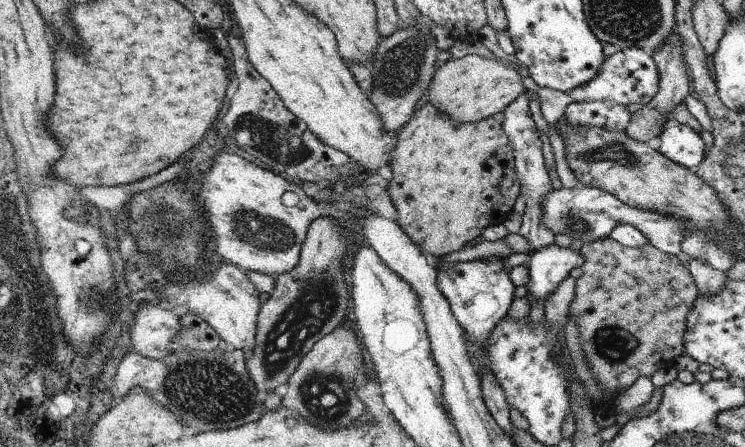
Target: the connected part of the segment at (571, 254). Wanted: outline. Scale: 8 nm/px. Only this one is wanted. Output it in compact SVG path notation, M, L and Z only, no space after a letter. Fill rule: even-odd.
M555 243L544 246L530 255L529 283L530 290L526 295L532 304L536 299L545 304L550 294L558 288L560 282L570 275L576 267L582 267L584 258L580 251L560 247Z

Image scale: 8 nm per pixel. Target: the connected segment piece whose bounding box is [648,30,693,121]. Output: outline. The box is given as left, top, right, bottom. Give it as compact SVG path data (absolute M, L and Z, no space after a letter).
M670 34L666 44L651 54L658 70L660 83L656 96L648 102L648 106L662 112L668 121L677 105L682 104L688 94L693 94L691 78L678 34Z

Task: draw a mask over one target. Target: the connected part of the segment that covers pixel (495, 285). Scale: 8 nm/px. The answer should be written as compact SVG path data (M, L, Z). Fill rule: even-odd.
M478 259L452 263L447 270L438 270L438 282L440 292L449 302L451 313L461 324L468 338L475 347L482 350L487 345L487 338L500 319L507 316L508 309L514 297L515 284L509 277L509 270L504 267L500 259Z

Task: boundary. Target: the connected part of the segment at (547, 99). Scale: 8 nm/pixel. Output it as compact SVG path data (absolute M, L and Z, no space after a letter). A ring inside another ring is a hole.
M530 76L521 77L521 82L528 93L536 93L540 96L540 110L553 132L554 124L563 117L566 111L566 106L574 102L572 94L560 90L548 89L546 87L539 87Z

